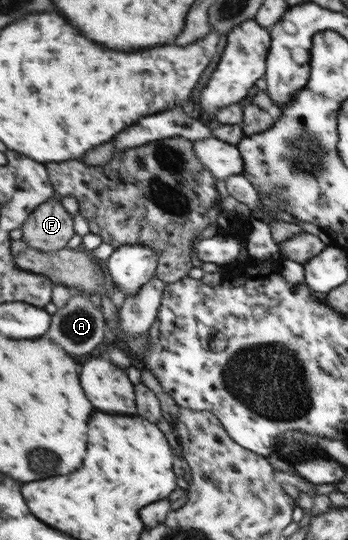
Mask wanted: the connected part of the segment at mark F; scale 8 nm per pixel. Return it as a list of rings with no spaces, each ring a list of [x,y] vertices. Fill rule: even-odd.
[[[51,198],[31,212],[22,228],[22,239],[43,251],[69,248],[69,242],[76,234],[72,217],[61,201]]]

